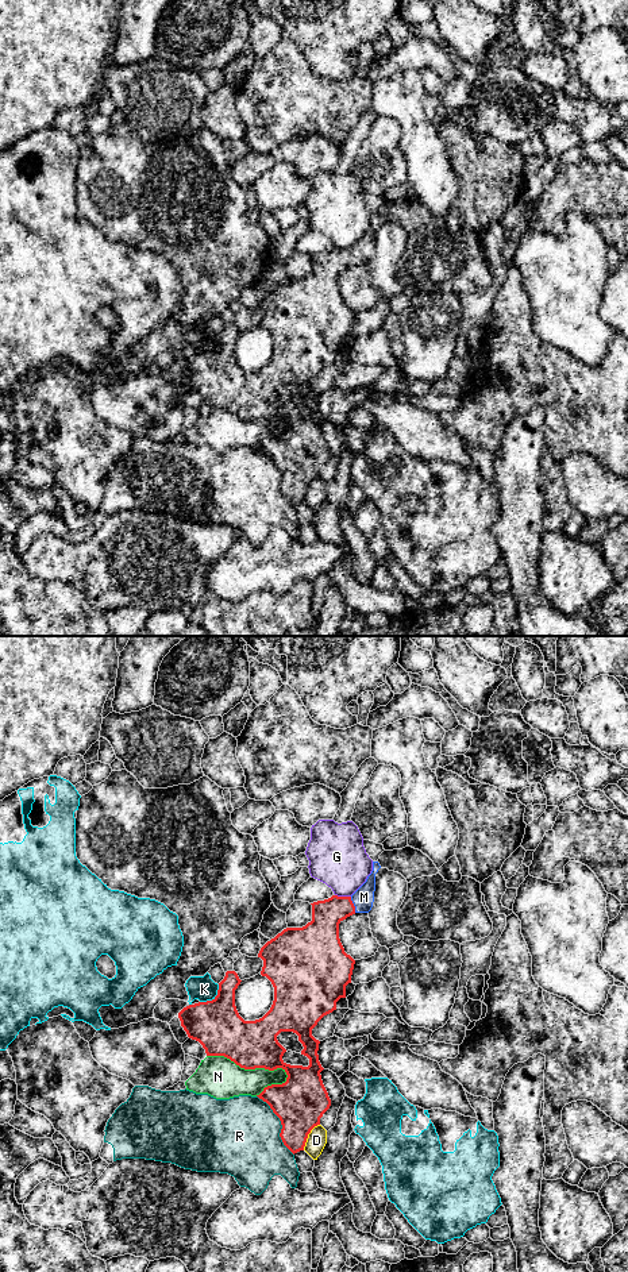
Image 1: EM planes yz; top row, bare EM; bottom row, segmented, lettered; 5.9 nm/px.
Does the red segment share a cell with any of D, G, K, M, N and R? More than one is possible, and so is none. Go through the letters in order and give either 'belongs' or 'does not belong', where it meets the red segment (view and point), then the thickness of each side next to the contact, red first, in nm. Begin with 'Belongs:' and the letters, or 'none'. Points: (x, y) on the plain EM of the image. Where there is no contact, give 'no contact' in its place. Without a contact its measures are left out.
Belongs: M
D: does not belong; contact yz (307, 488); calibres 300 and 120 nm
G: does not belong; contact yz (343, 249); calibres 190 and 340 nm
K: does not belong; contact yz (212, 351); calibres 300 and 150 nm
M: belongs; contact yz (353, 257); calibres 200 and 120 nm
N: does not belong; contact yz (249, 420); calibres 280 and 240 nm
R: does not belong; contact yz (281, 475); calibres 300 and 460 nm

